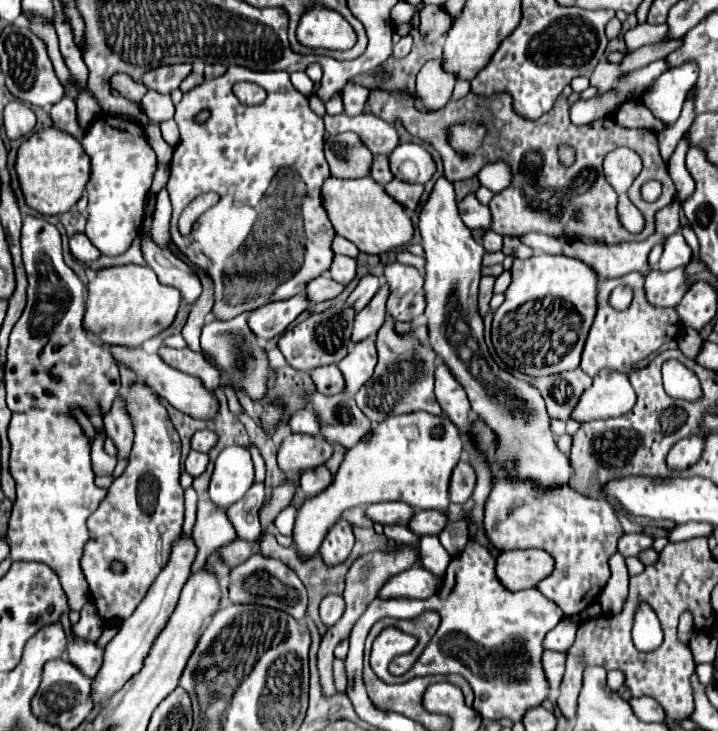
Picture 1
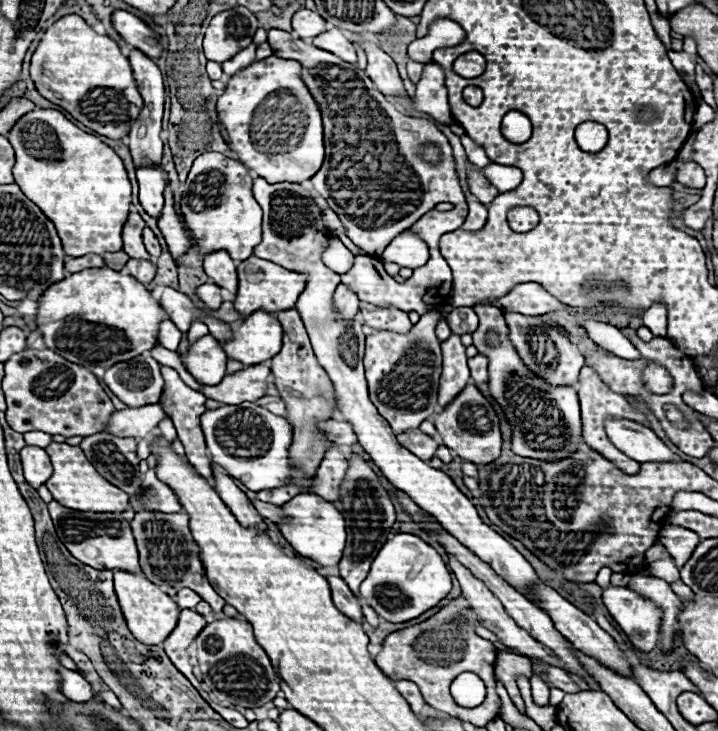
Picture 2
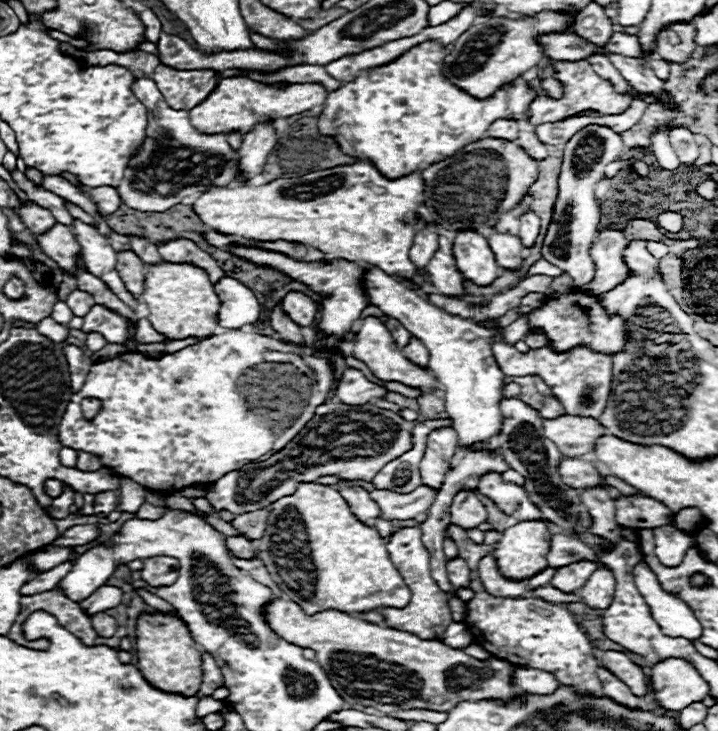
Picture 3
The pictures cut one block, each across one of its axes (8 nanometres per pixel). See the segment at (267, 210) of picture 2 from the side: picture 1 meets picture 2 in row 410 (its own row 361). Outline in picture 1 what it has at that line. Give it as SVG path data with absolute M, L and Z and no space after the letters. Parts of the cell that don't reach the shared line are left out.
M366 338L354 344L350 354L338 364L338 368L346 378L346 390L350 394L356 394L360 386L364 386L372 378L374 366L376 366L376 342Z

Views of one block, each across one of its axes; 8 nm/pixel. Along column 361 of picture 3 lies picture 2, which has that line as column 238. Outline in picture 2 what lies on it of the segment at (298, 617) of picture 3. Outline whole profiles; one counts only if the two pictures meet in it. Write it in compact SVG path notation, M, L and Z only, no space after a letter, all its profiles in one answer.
M238 618L214 620L198 634L196 646L198 646L198 664L202 668L204 680L210 682L212 688L230 696L232 704L256 708L274 700L274 696L280 692L278 674L274 672L266 652L256 644L252 624Z

